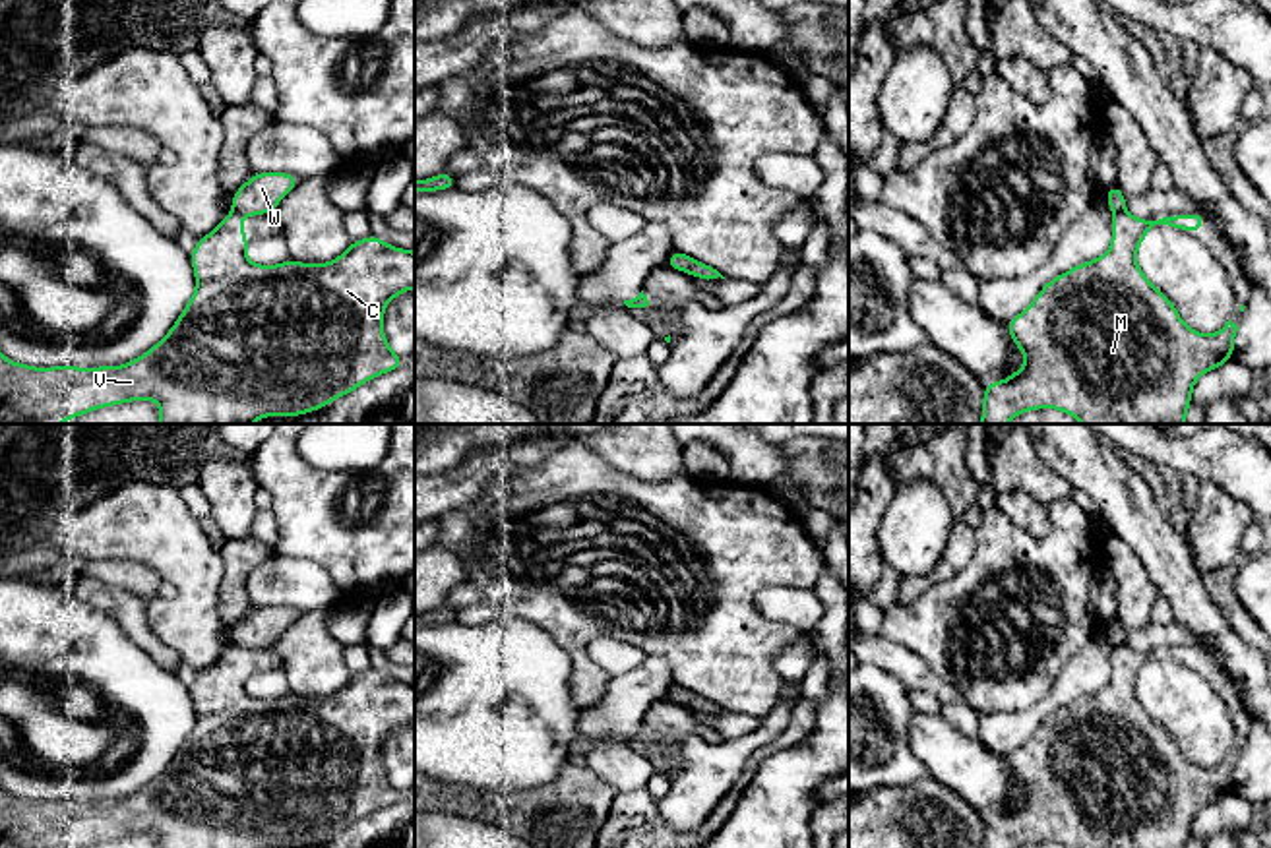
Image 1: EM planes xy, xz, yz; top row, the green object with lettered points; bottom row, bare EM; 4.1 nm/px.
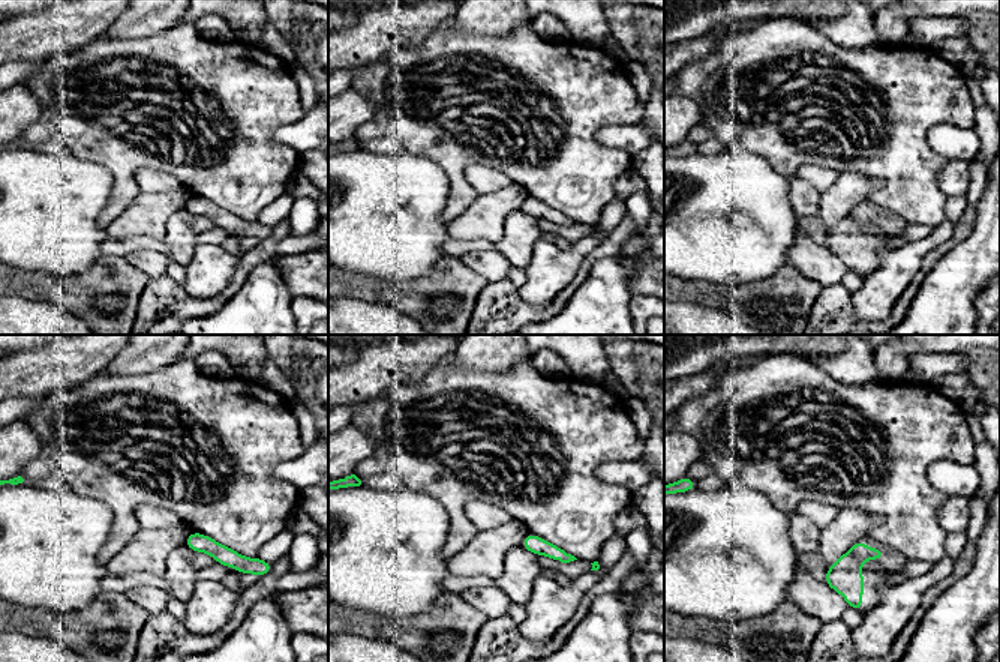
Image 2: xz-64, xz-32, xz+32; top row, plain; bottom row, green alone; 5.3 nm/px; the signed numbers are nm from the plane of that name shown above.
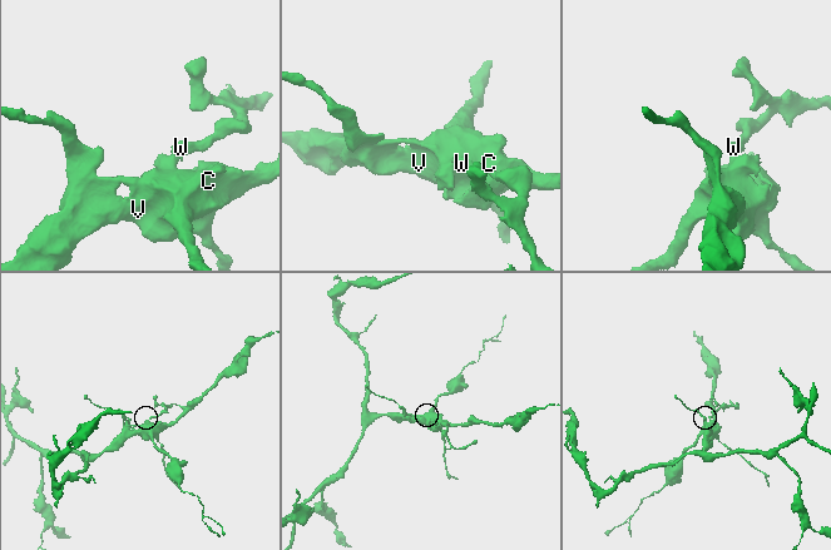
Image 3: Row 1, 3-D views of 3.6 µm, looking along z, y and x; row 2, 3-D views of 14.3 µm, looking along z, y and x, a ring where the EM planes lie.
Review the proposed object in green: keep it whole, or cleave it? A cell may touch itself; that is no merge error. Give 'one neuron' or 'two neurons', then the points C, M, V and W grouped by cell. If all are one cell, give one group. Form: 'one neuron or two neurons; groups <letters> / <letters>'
two neurons; groups C M V / W

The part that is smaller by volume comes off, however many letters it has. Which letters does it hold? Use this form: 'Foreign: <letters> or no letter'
Foreign: W

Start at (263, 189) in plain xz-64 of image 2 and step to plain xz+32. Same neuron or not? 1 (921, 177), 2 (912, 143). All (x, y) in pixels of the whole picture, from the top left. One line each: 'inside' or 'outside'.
1: inside
2: inside

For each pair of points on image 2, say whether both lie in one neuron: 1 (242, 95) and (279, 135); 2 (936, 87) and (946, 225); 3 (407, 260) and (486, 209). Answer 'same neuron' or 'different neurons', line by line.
1: different neurons
2: different neurons
3: different neurons

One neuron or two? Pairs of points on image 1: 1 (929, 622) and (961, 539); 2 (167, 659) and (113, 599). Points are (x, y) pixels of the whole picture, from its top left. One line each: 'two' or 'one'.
1: two
2: one

